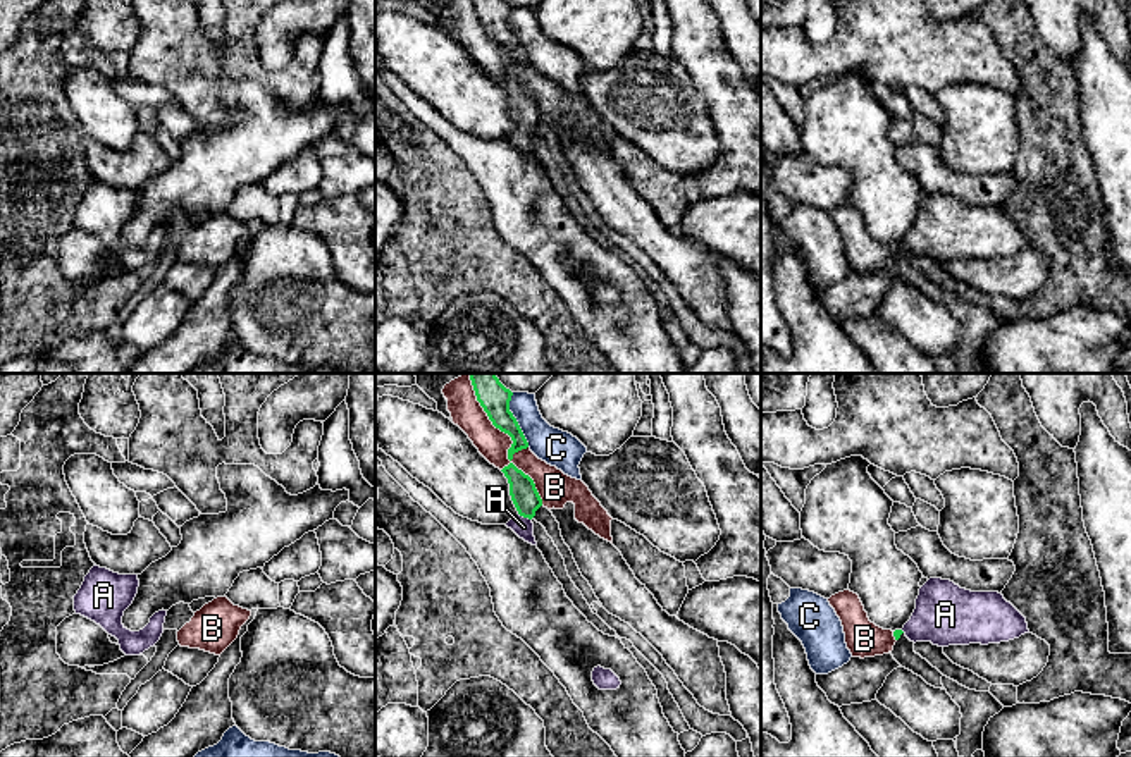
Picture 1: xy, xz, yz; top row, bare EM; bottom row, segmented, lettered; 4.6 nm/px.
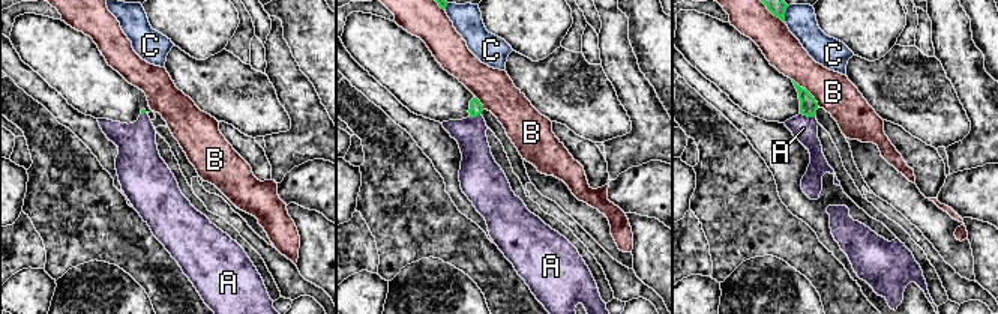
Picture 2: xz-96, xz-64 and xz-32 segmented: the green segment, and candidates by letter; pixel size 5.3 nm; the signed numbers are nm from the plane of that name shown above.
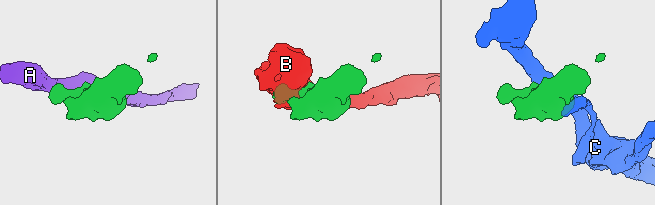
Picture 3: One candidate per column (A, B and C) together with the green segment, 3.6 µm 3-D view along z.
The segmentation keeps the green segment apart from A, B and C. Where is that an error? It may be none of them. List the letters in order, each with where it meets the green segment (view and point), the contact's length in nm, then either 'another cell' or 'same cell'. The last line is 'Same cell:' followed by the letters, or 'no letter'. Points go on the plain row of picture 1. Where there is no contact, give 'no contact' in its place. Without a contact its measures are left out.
A: xz (525, 131) | 70 nm | same cell
B: xz (512, 59) | 650 nm | another cell
C: xz (515, 35) | 260 nm | another cell
Same cell: A

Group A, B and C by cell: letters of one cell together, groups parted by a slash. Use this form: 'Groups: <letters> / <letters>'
Groups: A / B / C

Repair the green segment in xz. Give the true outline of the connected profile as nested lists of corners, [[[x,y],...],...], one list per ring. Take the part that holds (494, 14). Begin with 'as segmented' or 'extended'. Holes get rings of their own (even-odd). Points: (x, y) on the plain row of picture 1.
as segmented | [[[473,0],[473,5],[492,40],[511,52],[513,58],[508,64],[511,76],[515,67],[528,62],[516,33],[510,26],[513,7],[504,0]]]

